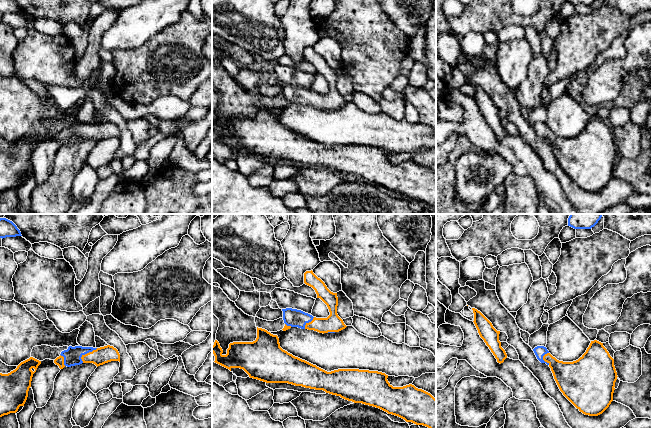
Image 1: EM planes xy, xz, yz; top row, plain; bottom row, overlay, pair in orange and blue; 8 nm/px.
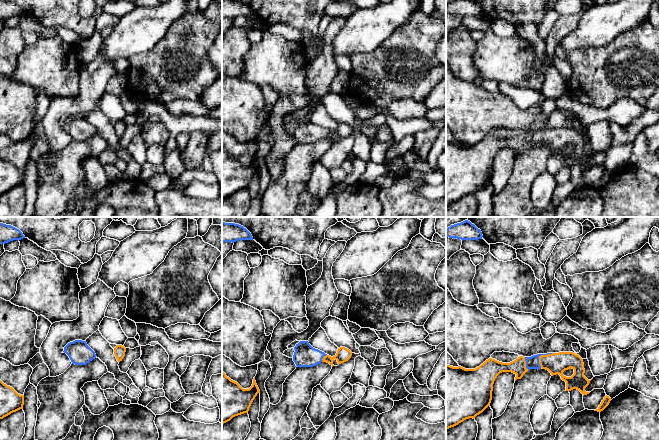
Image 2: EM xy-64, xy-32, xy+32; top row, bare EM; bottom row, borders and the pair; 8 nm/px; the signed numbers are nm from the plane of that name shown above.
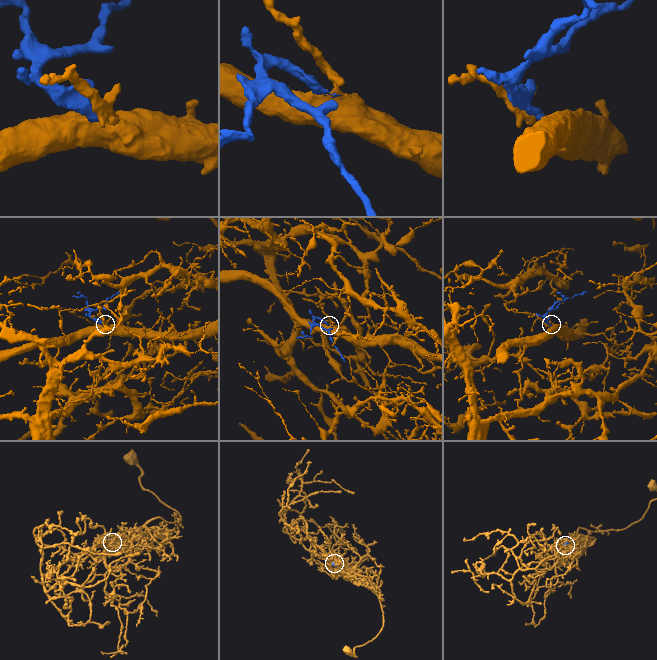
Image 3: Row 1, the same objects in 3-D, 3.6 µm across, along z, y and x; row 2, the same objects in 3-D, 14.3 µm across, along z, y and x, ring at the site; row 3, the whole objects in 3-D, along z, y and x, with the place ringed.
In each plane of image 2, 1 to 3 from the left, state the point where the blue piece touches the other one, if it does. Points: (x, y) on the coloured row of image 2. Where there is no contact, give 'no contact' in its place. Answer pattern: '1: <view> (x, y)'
1: no contact
2: xy-32 (323, 358)
3: xy+32 (540, 356)

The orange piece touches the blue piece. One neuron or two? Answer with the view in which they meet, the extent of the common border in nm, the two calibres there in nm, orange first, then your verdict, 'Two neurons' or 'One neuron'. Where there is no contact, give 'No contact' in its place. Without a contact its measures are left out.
Touches orange in xy. Shared border 170 nm. Thickness 140 nm (orange) against 140 nm. One neuron

